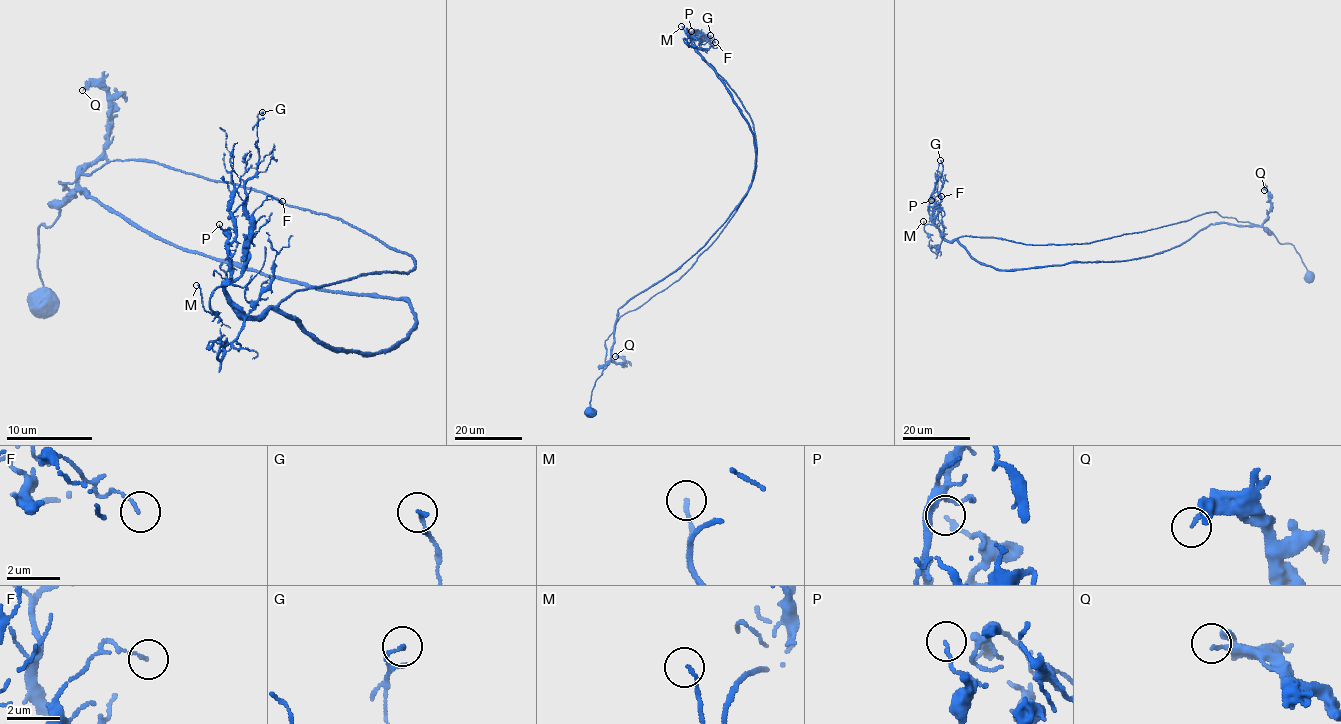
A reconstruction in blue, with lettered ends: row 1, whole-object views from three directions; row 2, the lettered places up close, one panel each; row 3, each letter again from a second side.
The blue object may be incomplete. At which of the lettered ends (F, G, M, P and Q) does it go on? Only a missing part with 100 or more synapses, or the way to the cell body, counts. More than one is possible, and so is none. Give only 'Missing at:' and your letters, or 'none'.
Missing at: none

